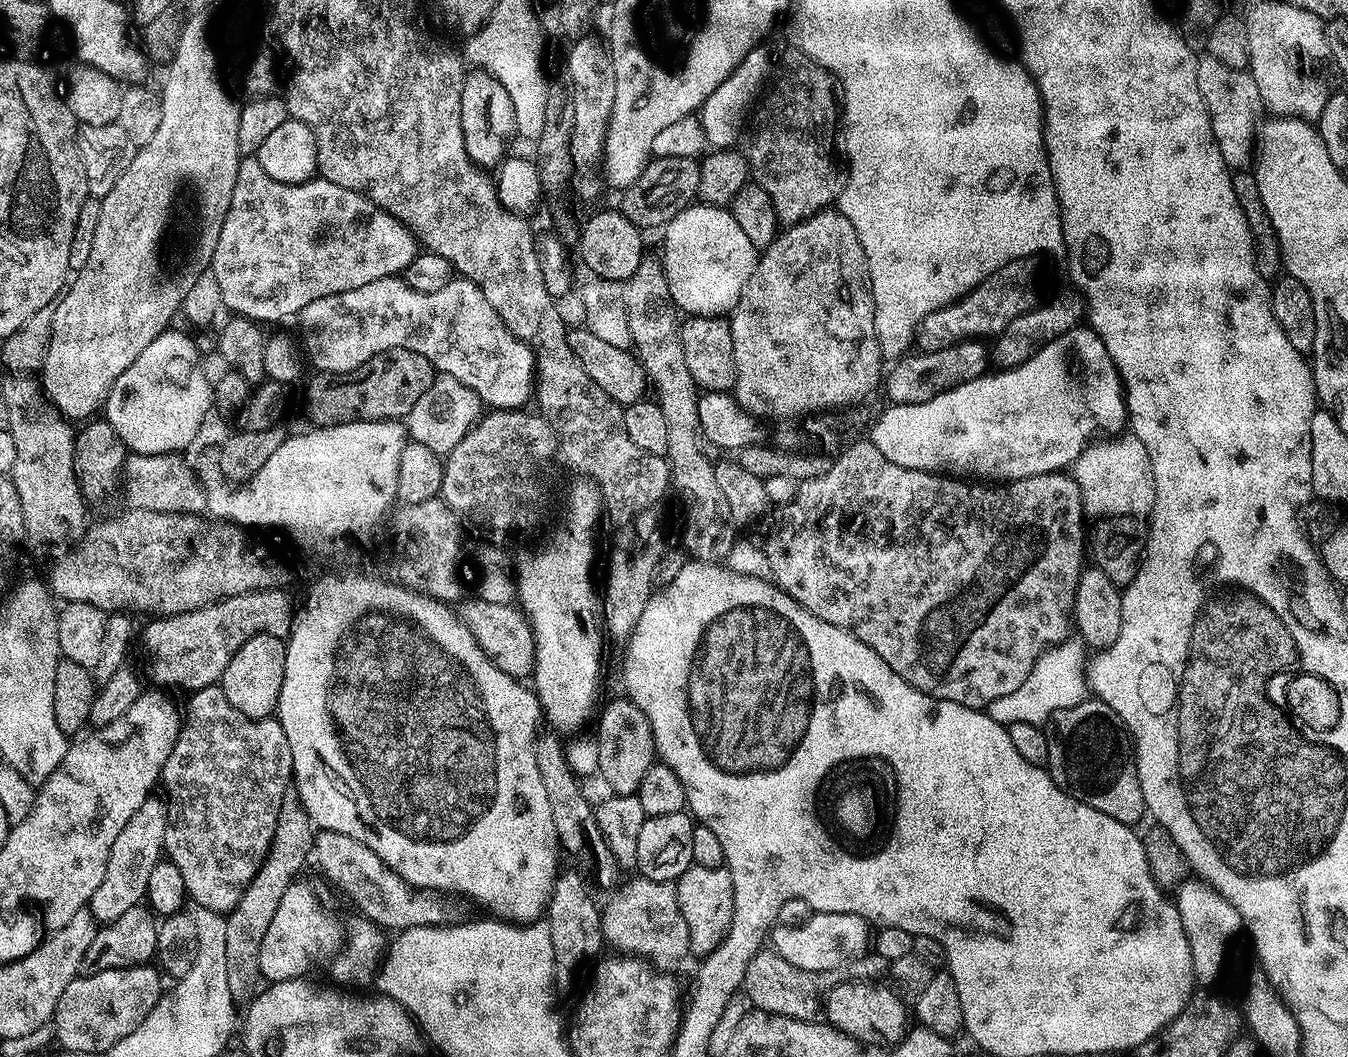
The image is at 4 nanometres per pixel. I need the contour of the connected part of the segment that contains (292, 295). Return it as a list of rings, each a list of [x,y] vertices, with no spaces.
[[[244,158],[240,161],[238,178],[234,178],[234,194],[230,194],[230,210],[226,210],[226,218],[222,222],[222,234],[218,234],[218,246],[214,246],[211,272],[218,278],[218,286],[222,290],[223,307],[229,313],[245,316],[265,325],[276,324],[279,320],[299,317],[300,311],[317,298],[326,298],[330,294],[338,294],[346,290],[358,290],[358,286],[366,286],[366,282],[378,282],[378,278],[400,276],[404,268],[410,265],[418,253],[418,237],[412,229],[404,223],[395,212],[388,212],[385,208],[354,190],[346,190],[342,186],[334,186],[334,182],[313,178],[301,184],[283,184],[274,182],[266,170],[254,158]]]

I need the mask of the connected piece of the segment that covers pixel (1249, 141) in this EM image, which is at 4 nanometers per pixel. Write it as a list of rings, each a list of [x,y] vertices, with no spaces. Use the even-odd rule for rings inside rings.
[[[1208,53],[1197,59],[1196,73],[1199,92],[1210,118],[1212,139],[1218,146],[1225,167],[1230,170],[1249,167],[1254,158],[1255,132],[1260,124],[1260,112],[1264,110],[1257,82],[1247,69],[1225,66]]]

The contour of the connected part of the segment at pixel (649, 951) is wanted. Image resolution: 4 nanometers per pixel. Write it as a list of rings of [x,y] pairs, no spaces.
[[[635,878],[629,882],[628,886],[610,904],[603,905],[600,925],[604,931],[604,939],[609,945],[614,944],[615,949],[626,954],[638,955],[642,958],[649,958],[658,966],[668,966],[664,964],[676,964],[684,955],[690,952],[690,930],[686,924],[683,910],[680,909],[678,894],[675,883],[657,882],[656,880],[646,880]]]

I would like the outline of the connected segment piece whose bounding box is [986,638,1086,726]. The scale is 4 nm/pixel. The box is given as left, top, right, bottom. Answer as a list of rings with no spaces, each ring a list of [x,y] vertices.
[[[1069,638],[1047,653],[1026,674],[1026,682],[1018,686],[1010,694],[1002,694],[1002,698],[994,698],[986,709],[988,716],[994,722],[1005,726],[1016,722],[1026,722],[1036,725],[1047,725],[1052,715],[1058,710],[1066,710],[1070,706],[1078,706],[1086,699],[1086,645],[1079,638]]]

